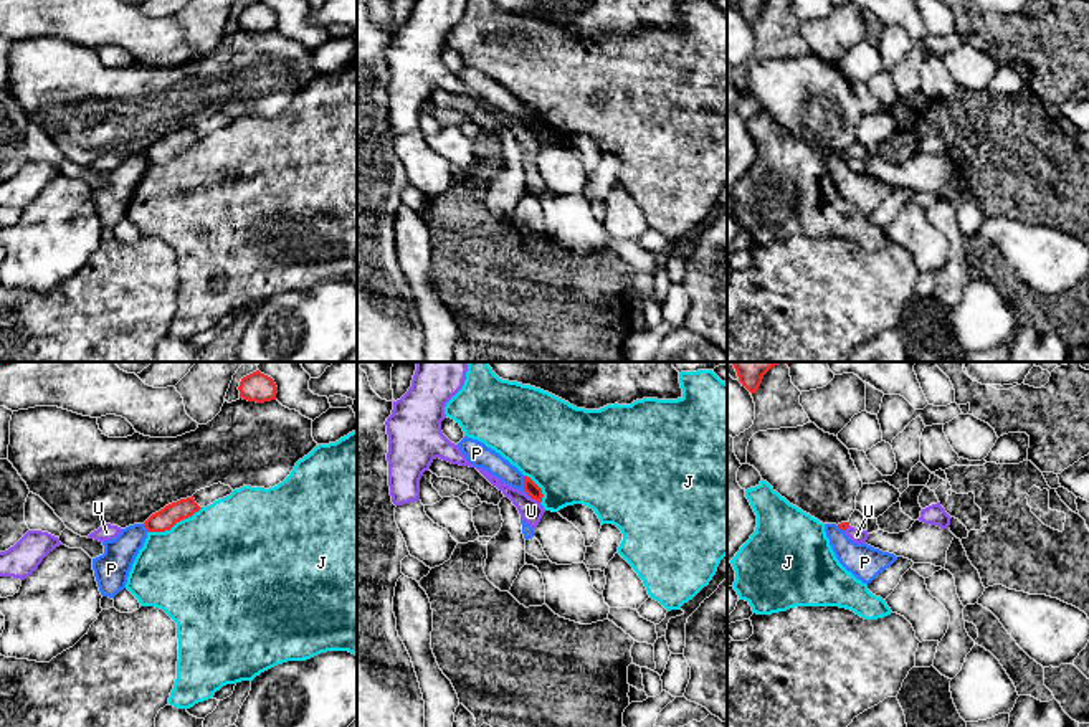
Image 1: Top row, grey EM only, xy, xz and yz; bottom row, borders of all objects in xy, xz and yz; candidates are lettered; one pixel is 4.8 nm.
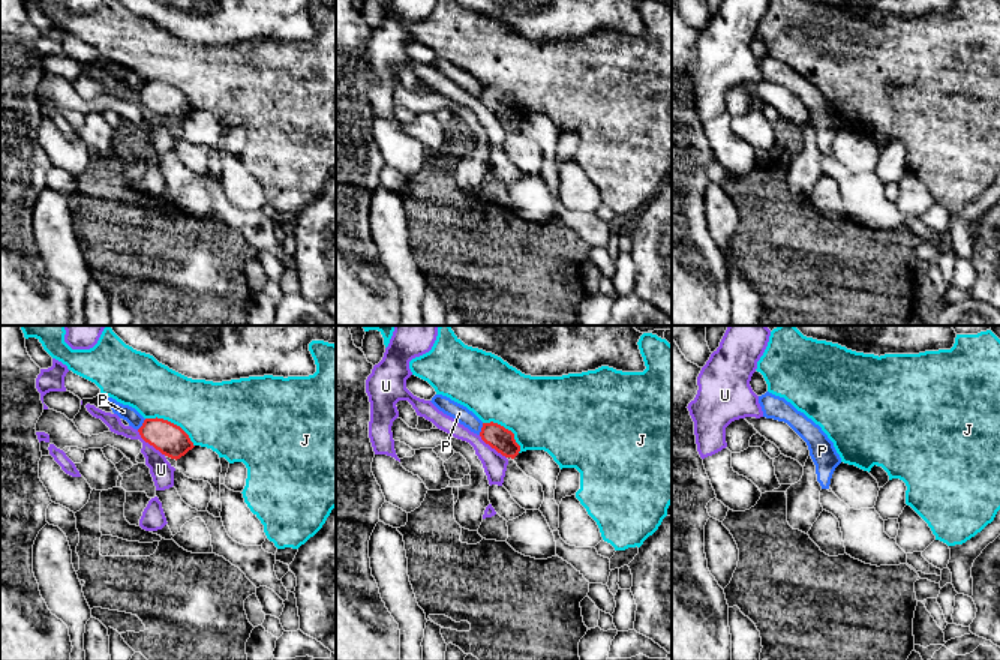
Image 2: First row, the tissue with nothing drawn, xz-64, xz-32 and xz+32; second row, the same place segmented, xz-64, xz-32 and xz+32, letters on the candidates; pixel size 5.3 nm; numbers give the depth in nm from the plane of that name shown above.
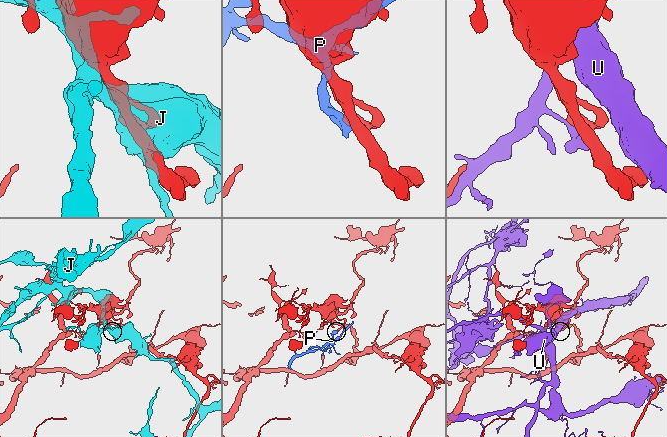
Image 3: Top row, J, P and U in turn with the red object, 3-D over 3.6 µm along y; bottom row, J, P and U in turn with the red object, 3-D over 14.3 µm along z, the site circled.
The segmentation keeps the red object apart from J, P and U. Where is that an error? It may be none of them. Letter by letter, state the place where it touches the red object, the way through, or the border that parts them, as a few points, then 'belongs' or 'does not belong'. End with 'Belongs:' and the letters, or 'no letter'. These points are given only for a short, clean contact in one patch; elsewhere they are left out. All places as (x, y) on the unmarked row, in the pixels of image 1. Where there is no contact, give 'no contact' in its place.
J: meets red in xy at (175, 152); does not belong
P: meets red in xz at (524, 116); border along xz (523, 106), (523, 118), (531, 126); does not belong
U: meets red in xz at (536, 129); does not belong
Belongs: no letter

